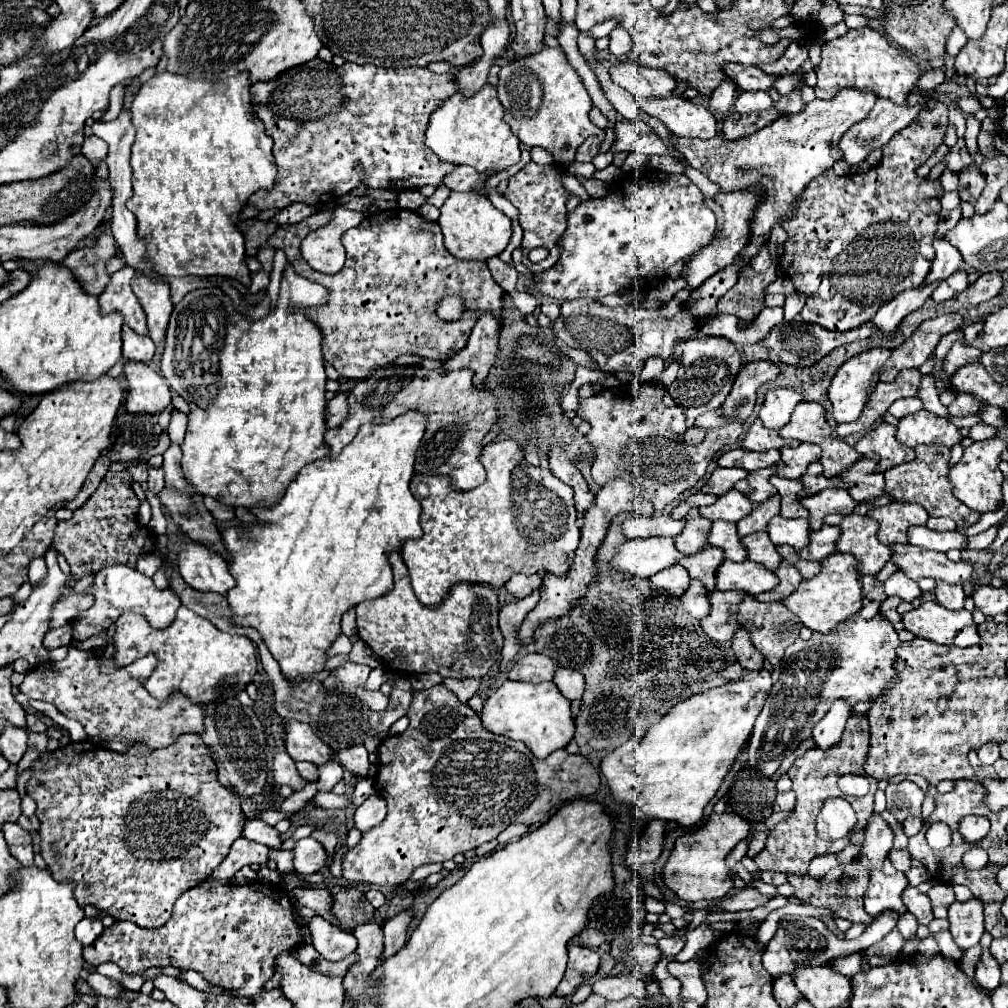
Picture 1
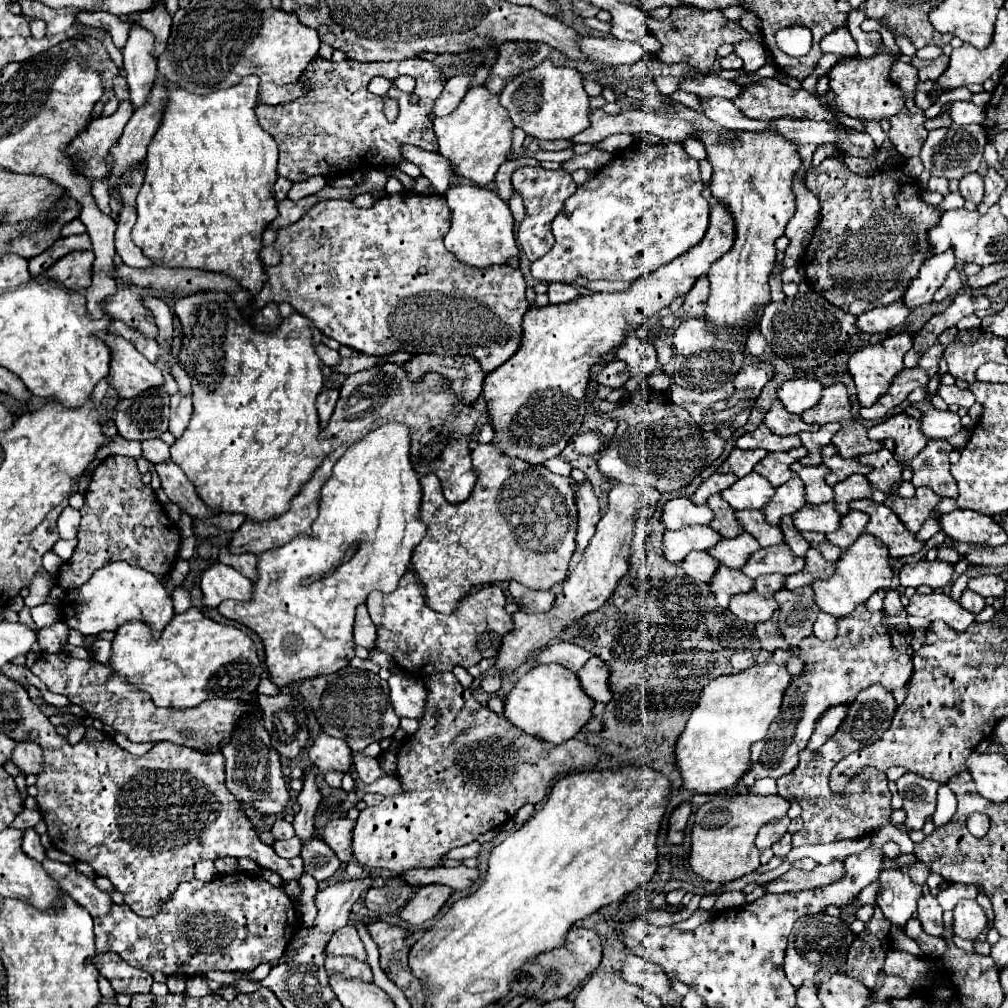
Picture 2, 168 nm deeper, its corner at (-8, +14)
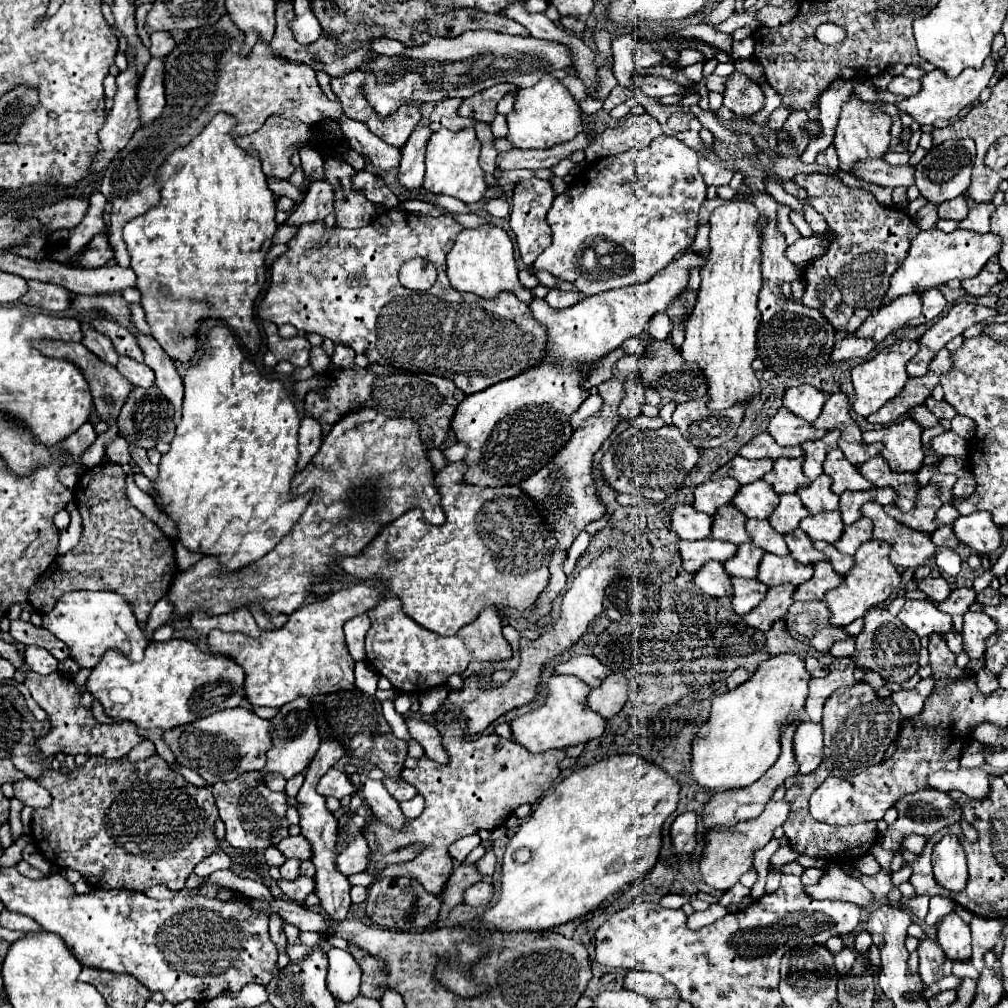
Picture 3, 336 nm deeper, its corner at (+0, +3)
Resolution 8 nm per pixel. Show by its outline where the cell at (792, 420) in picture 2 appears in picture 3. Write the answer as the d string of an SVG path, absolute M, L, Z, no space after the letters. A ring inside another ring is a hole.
M781 407L769 421L767 433L777 441L777 445L801 445L803 441L815 439L815 429Z

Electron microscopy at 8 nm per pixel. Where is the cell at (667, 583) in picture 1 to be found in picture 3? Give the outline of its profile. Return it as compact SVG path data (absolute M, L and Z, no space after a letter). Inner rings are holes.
M721 561L705 563L705 567L701 567L701 571L693 575L693 583L697 589L711 597L729 597L733 593L729 585L729 575L723 569Z

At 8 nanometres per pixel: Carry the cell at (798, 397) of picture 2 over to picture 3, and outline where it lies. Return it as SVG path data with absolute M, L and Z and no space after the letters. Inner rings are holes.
M799 385L799 387L791 387L785 391L783 395L783 405L797 417L805 419L805 421L815 421L821 413L821 407L825 403L827 395L817 391L811 385Z

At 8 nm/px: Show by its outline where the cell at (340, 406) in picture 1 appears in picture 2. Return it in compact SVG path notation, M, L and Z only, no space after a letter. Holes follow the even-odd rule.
M325 390L317 396L317 410L319 410L319 424L321 428L327 426L329 422L329 416L333 414L333 408L335 408L335 402L339 398L339 392L337 390Z

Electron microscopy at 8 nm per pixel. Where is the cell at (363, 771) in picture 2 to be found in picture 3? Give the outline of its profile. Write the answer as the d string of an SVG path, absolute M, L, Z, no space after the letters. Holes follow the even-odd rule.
M367 779L361 787L361 795L363 801L373 809L375 817L381 817L391 825L395 825L395 829L401 829L405 815L399 811L399 803L389 795L389 791L381 781Z

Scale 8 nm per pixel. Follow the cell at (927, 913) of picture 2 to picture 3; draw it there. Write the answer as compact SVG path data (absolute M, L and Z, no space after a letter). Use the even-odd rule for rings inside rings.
M921 939L919 943L919 975L923 979L925 985L935 983L937 979L941 979L941 967L945 963L945 953L941 951L941 947L937 947L937 943L933 939Z

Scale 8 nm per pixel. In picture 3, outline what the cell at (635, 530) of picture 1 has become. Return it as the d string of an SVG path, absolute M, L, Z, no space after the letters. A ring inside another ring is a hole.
M677 505L669 513L669 529L685 541L699 541L711 535L711 515L697 513L691 505Z

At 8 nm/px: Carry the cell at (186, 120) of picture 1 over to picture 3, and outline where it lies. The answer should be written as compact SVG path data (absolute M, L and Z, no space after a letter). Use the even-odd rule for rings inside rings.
M217 113L205 129L193 137L185 147L177 147L165 157L165 163L155 175L161 187L159 205L149 207L147 213L133 217L125 229L123 239L131 255L131 269L137 275L141 305L155 341L163 351L181 363L195 359L197 351L197 323L203 317L219 317L241 337L247 349L259 347L259 329L253 319L253 303L265 283L265 253L271 247L271 237L277 231L275 223L275 195L267 185L261 161L237 147L233 139L233 115Z

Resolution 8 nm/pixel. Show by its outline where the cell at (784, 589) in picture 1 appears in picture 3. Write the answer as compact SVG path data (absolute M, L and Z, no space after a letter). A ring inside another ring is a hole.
M829 561L815 563L815 573L809 581L801 583L801 587L795 589L793 599L795 601L813 601L813 599L823 599L823 595L831 589L835 589L841 583L841 575L833 571Z

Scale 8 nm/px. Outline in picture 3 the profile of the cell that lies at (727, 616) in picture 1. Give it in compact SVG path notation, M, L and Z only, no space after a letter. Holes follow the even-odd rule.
M781 585L781 587L771 587L763 599L763 603L757 605L757 609L741 615L741 619L749 625L755 627L759 631L769 631L771 623L777 619L783 619L789 605L793 603L791 593L795 591L795 587L789 585Z

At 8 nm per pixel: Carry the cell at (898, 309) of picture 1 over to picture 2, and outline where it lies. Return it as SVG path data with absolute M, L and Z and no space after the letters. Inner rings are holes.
M897 300L885 308L875 308L865 314L859 314L855 320L855 326L859 332L865 332L865 334L883 334L887 330L901 326L907 316L909 316L909 310L905 308L905 304L901 304L901 300Z

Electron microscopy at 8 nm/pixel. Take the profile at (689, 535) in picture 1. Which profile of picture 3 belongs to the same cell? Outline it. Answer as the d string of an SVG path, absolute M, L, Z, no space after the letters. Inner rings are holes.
M725 505L717 509L717 515L713 515L711 535L713 539L729 541L735 545L749 541L749 535L745 531L745 517L733 505Z

